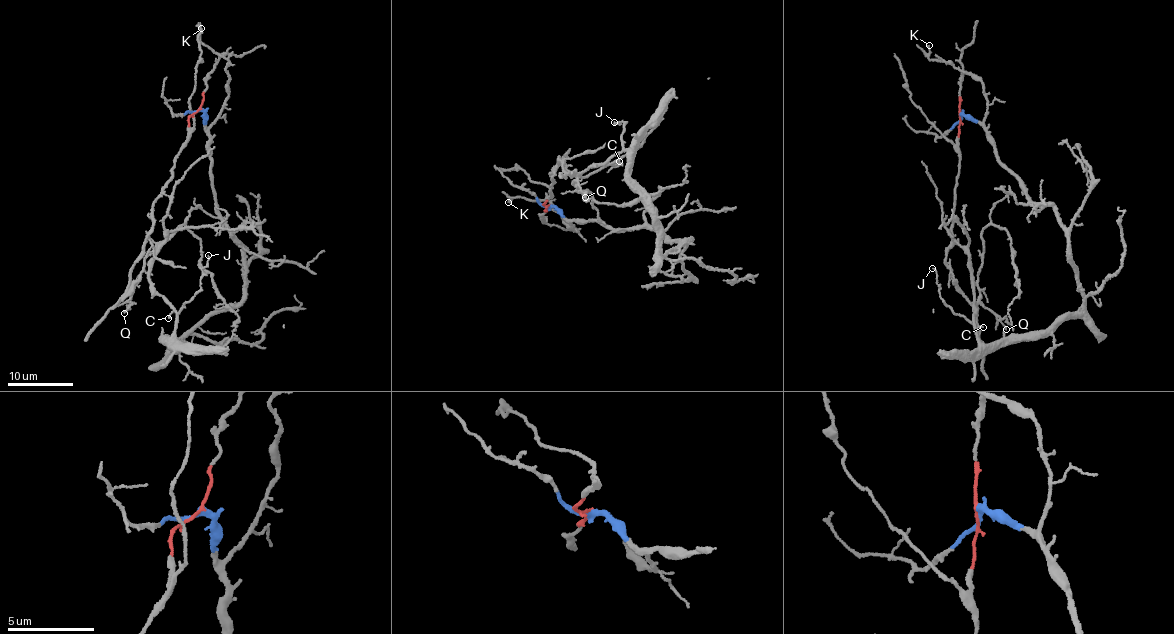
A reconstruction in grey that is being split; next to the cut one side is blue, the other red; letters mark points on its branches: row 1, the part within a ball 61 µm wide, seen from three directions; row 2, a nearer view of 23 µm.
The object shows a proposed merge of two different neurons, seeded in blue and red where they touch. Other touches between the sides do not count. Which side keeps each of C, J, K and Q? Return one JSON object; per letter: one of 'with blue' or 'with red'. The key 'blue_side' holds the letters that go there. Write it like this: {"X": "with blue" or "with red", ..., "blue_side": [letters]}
{"C": "with blue", "J": "with blue", "K": "with blue", "Q": "with red", "blue_side": ["C", "J", "K"]}

